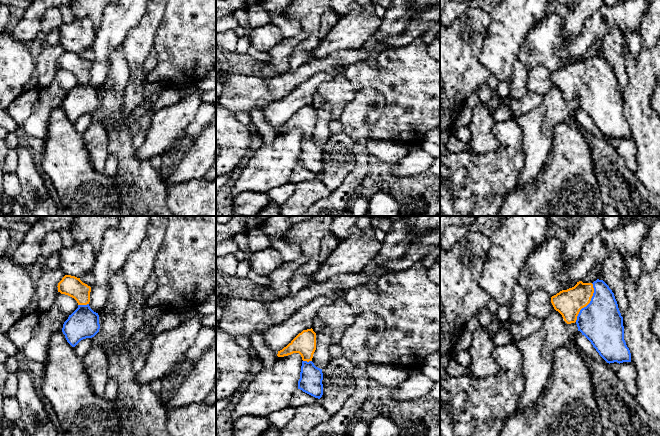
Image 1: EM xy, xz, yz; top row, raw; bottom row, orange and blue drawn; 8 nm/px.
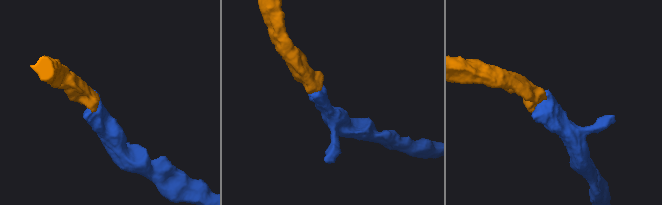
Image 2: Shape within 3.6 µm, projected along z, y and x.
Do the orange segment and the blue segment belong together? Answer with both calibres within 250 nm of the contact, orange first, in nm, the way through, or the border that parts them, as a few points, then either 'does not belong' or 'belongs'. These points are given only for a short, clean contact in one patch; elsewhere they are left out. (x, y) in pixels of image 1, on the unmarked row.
220/340 nm | across yz (568, 79), (588, 79), (595, 86), (600, 97) | belongs

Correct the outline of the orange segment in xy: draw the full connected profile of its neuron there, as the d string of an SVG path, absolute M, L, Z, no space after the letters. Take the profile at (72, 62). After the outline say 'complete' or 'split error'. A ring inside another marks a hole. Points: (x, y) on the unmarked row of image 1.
M65 51L57 63L58 68L74 74L78 79L78 84L69 91L62 104L67 118L75 123L81 116L94 113L100 105L99 91L89 82L91 63L83 59L80 54L71 51Z | split error

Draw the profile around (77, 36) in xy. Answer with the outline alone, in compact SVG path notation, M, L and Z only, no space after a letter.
M74 20L71 23L62 23L60 31L60 45L65 51L81 54L91 49L95 30L90 20Z

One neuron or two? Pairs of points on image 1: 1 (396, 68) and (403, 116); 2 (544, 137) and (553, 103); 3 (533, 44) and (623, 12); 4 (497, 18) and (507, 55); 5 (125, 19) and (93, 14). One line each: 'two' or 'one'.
1: one
2: one
3: one
4: one
5: two

